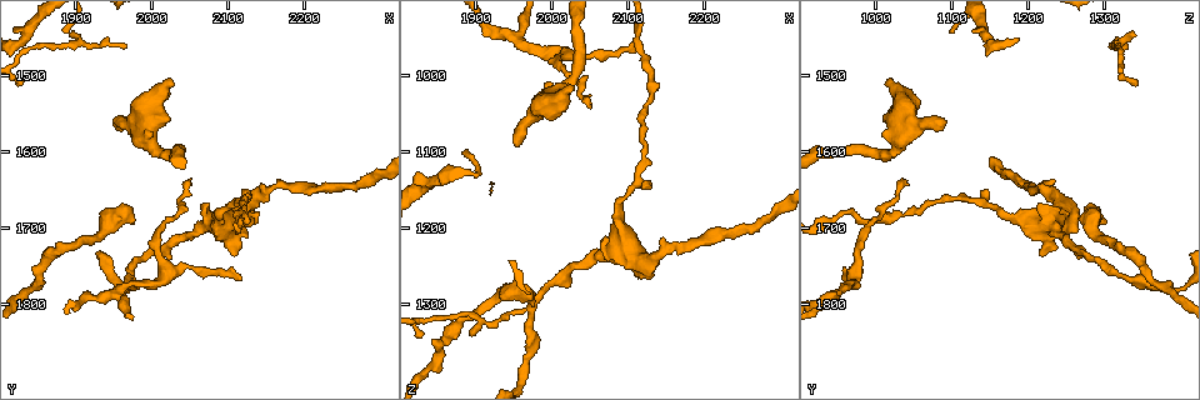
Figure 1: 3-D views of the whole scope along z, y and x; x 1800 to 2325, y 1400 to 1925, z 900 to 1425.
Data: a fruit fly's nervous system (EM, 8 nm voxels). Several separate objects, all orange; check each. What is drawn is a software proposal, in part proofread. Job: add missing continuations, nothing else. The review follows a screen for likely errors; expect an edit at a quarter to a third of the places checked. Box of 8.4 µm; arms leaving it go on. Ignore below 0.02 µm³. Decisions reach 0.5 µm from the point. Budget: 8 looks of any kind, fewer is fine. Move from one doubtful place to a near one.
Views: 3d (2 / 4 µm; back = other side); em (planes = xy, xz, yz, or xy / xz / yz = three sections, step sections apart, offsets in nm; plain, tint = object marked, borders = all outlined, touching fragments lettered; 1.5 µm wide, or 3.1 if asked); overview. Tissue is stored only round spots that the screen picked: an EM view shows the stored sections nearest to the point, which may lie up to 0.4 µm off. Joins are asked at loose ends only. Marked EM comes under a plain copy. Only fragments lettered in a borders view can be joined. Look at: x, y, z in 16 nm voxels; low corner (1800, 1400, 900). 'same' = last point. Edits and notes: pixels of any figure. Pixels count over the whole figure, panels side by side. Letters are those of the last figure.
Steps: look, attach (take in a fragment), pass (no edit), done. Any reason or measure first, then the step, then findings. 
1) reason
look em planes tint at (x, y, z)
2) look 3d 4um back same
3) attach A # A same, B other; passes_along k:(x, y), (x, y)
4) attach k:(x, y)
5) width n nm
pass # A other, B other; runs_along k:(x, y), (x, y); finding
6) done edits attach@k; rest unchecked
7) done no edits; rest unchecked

thin end
look em xz step 8 tint at (2120, 1765, 955)

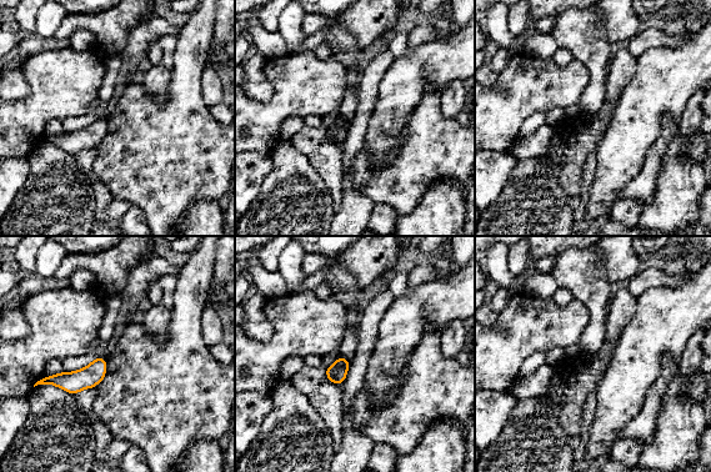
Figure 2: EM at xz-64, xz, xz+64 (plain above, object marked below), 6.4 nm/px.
look em yz step 8 borders same

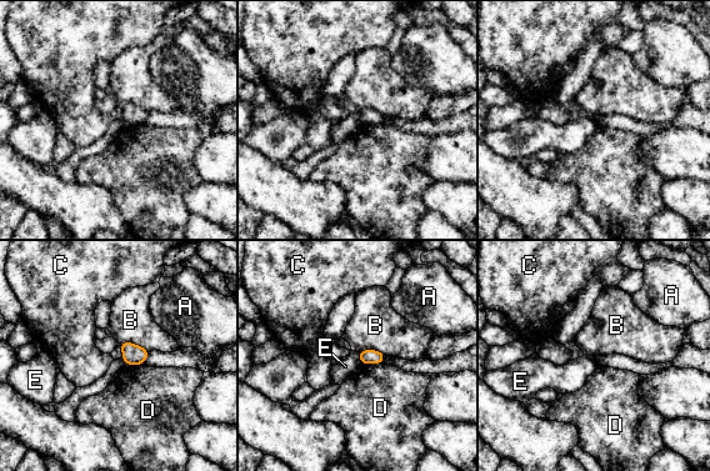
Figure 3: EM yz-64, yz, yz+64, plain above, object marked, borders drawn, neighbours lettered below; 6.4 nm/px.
pass # A other, B other, C other, D other, E other; border 3:(358, 352), (361, 362); no lettered fragment goes on from it

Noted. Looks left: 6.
free end
look em xy step 4 borders at (1950, 1560, 1090)

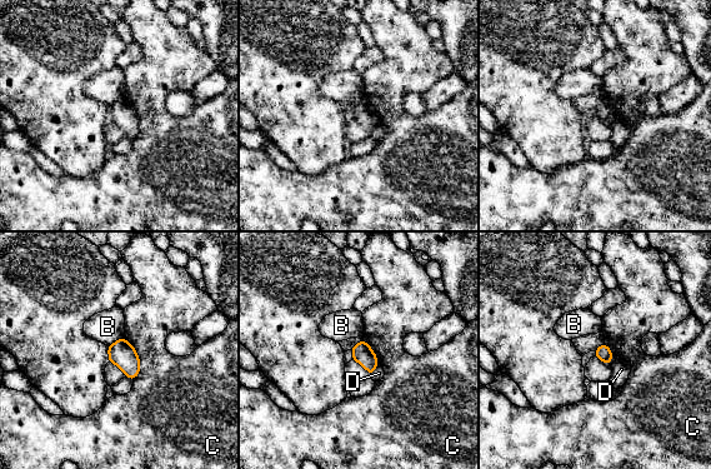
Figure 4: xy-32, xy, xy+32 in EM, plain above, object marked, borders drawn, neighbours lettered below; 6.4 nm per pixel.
cut it another way
look em planes borders same

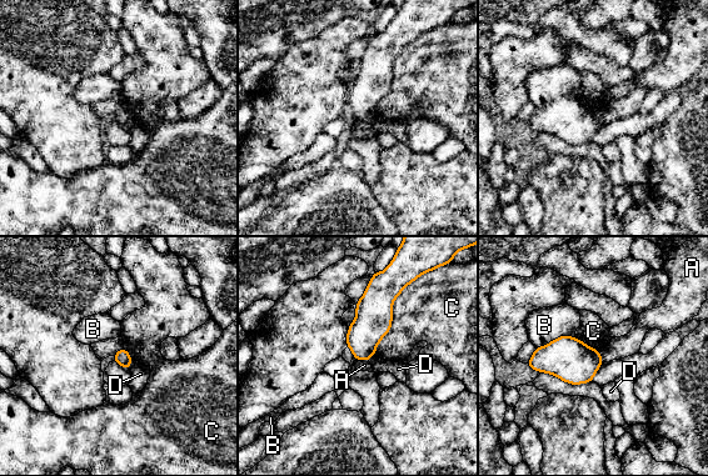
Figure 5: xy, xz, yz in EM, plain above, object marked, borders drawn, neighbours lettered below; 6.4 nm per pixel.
pass # A other, B other, C other, D other; border 5:(599, 352), (603, 361); none of them fits

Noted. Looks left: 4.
free end
look 3d 4um at (2110, 1735, 1220)

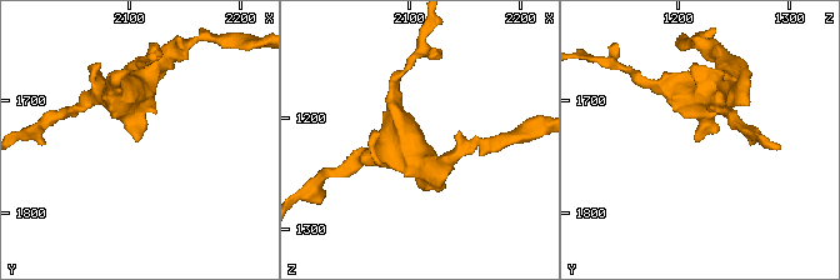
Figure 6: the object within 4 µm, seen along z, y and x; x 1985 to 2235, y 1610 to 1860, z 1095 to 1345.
shape alone is not enough
look em planes borders at (2110, 1736, 1218)

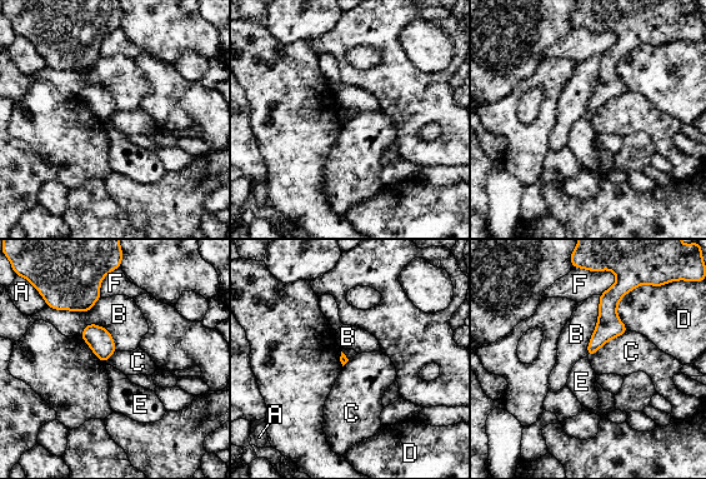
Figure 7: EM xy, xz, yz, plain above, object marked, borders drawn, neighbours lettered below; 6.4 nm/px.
pass # A other, B other, C other, D other, E other, F other; border 7:(627, 329), (609, 339), (587, 357); none of them fits

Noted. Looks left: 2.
done no edits; rest unchecked

